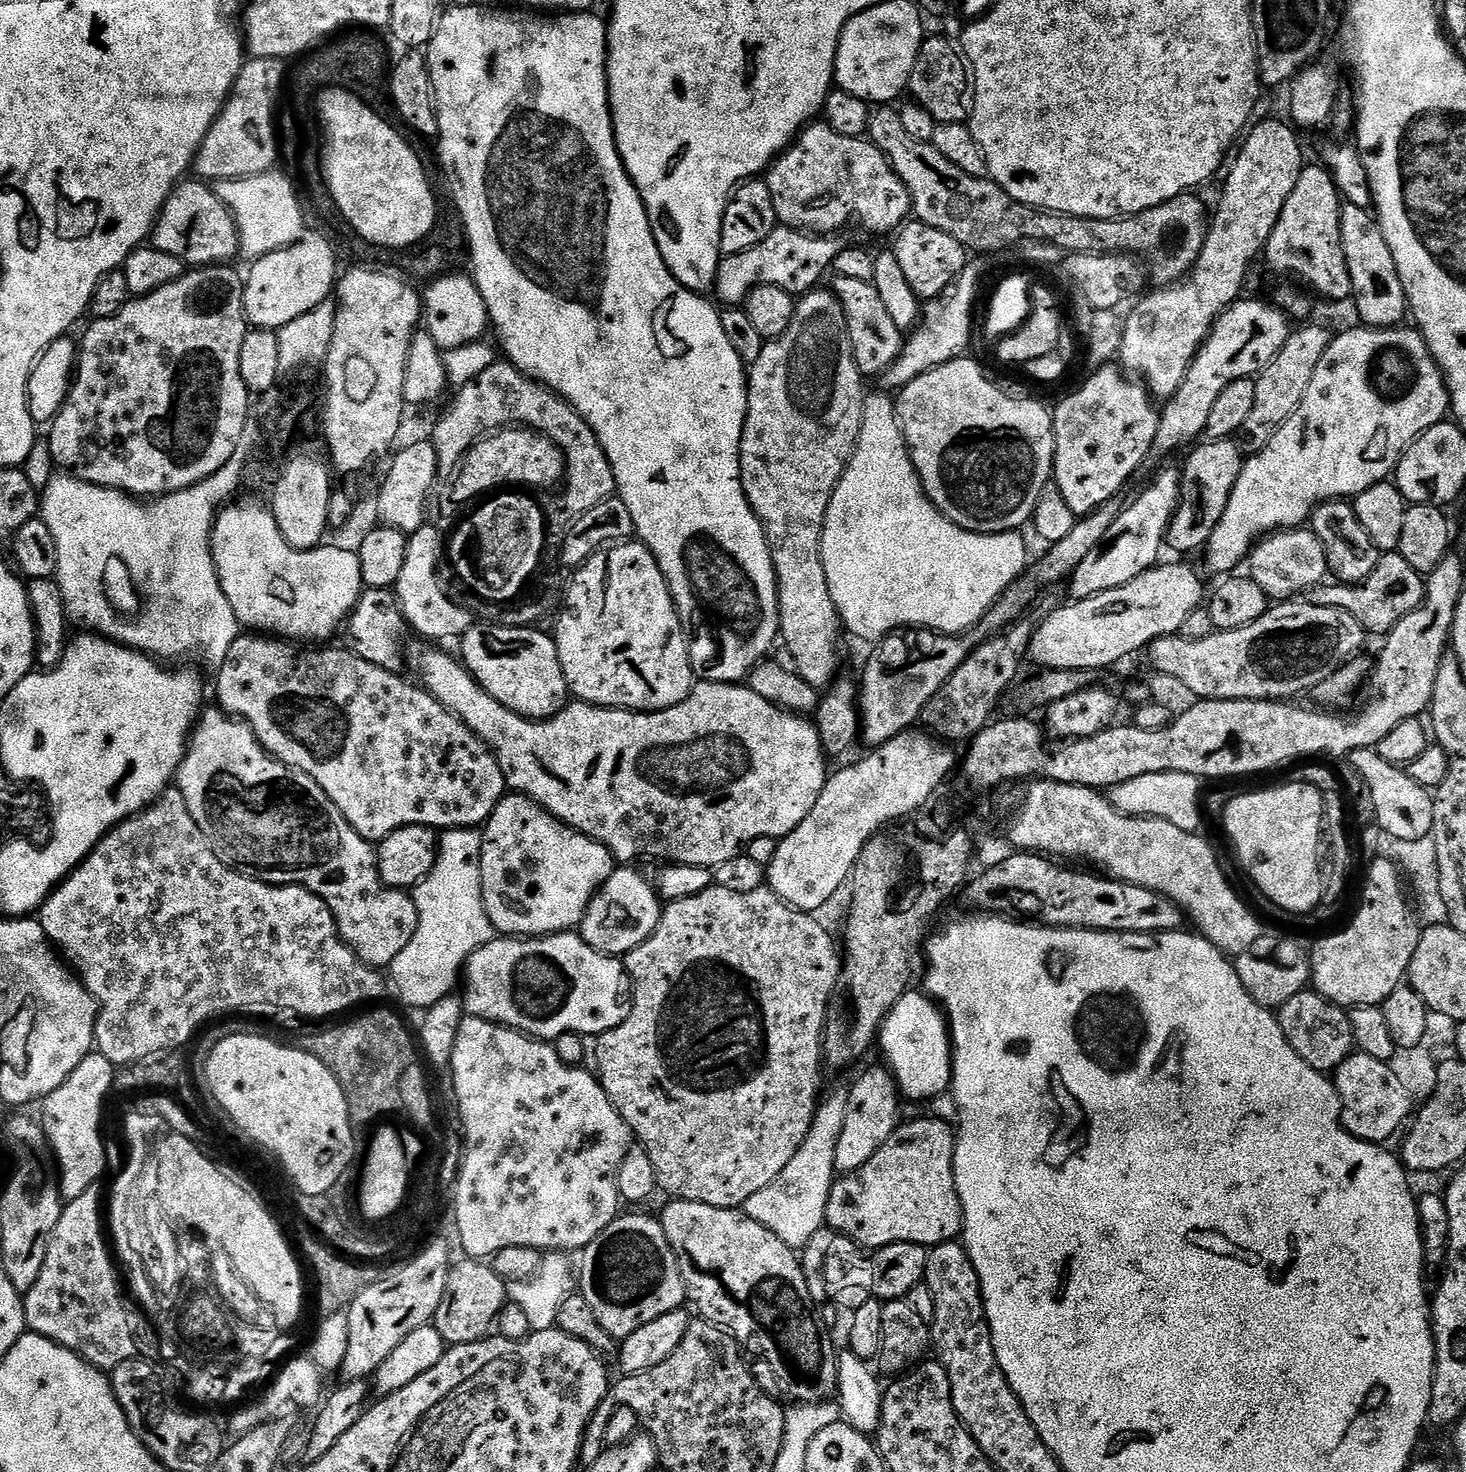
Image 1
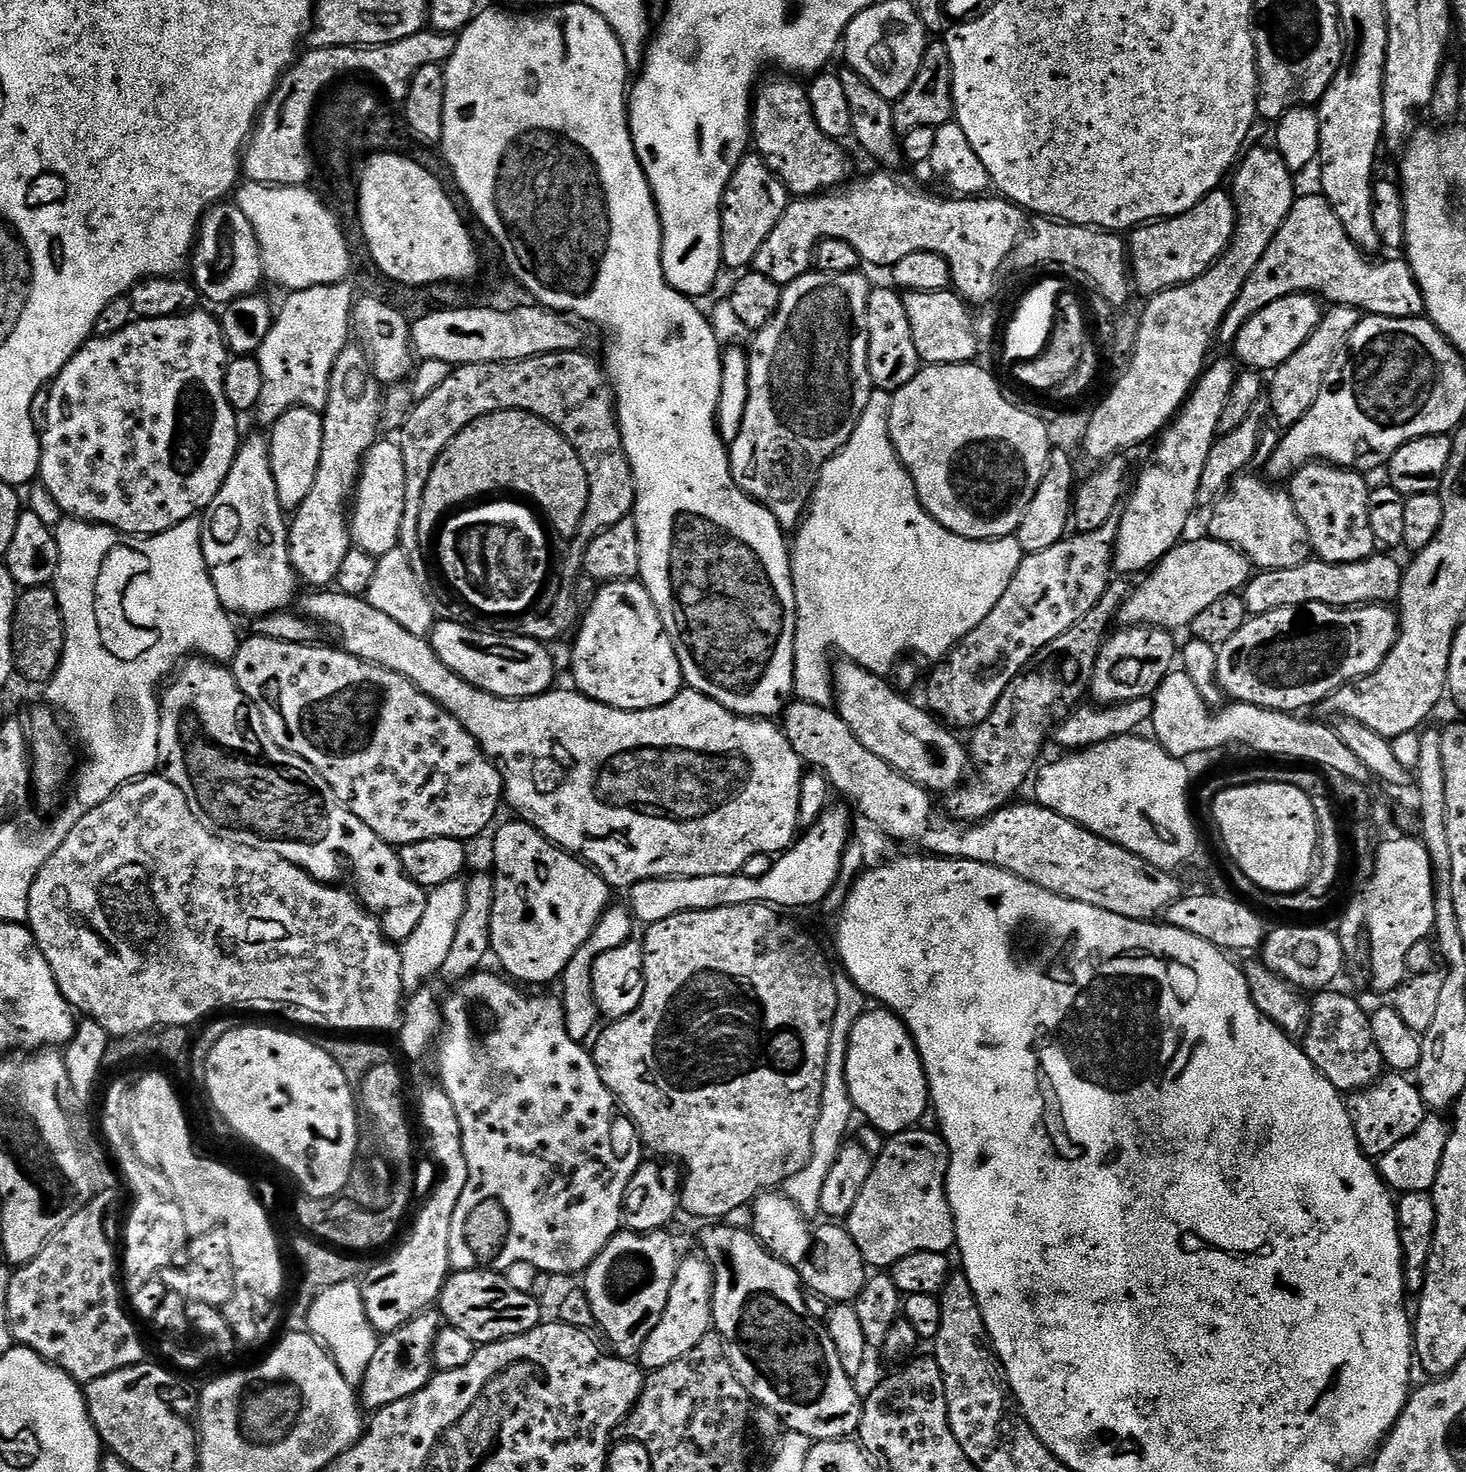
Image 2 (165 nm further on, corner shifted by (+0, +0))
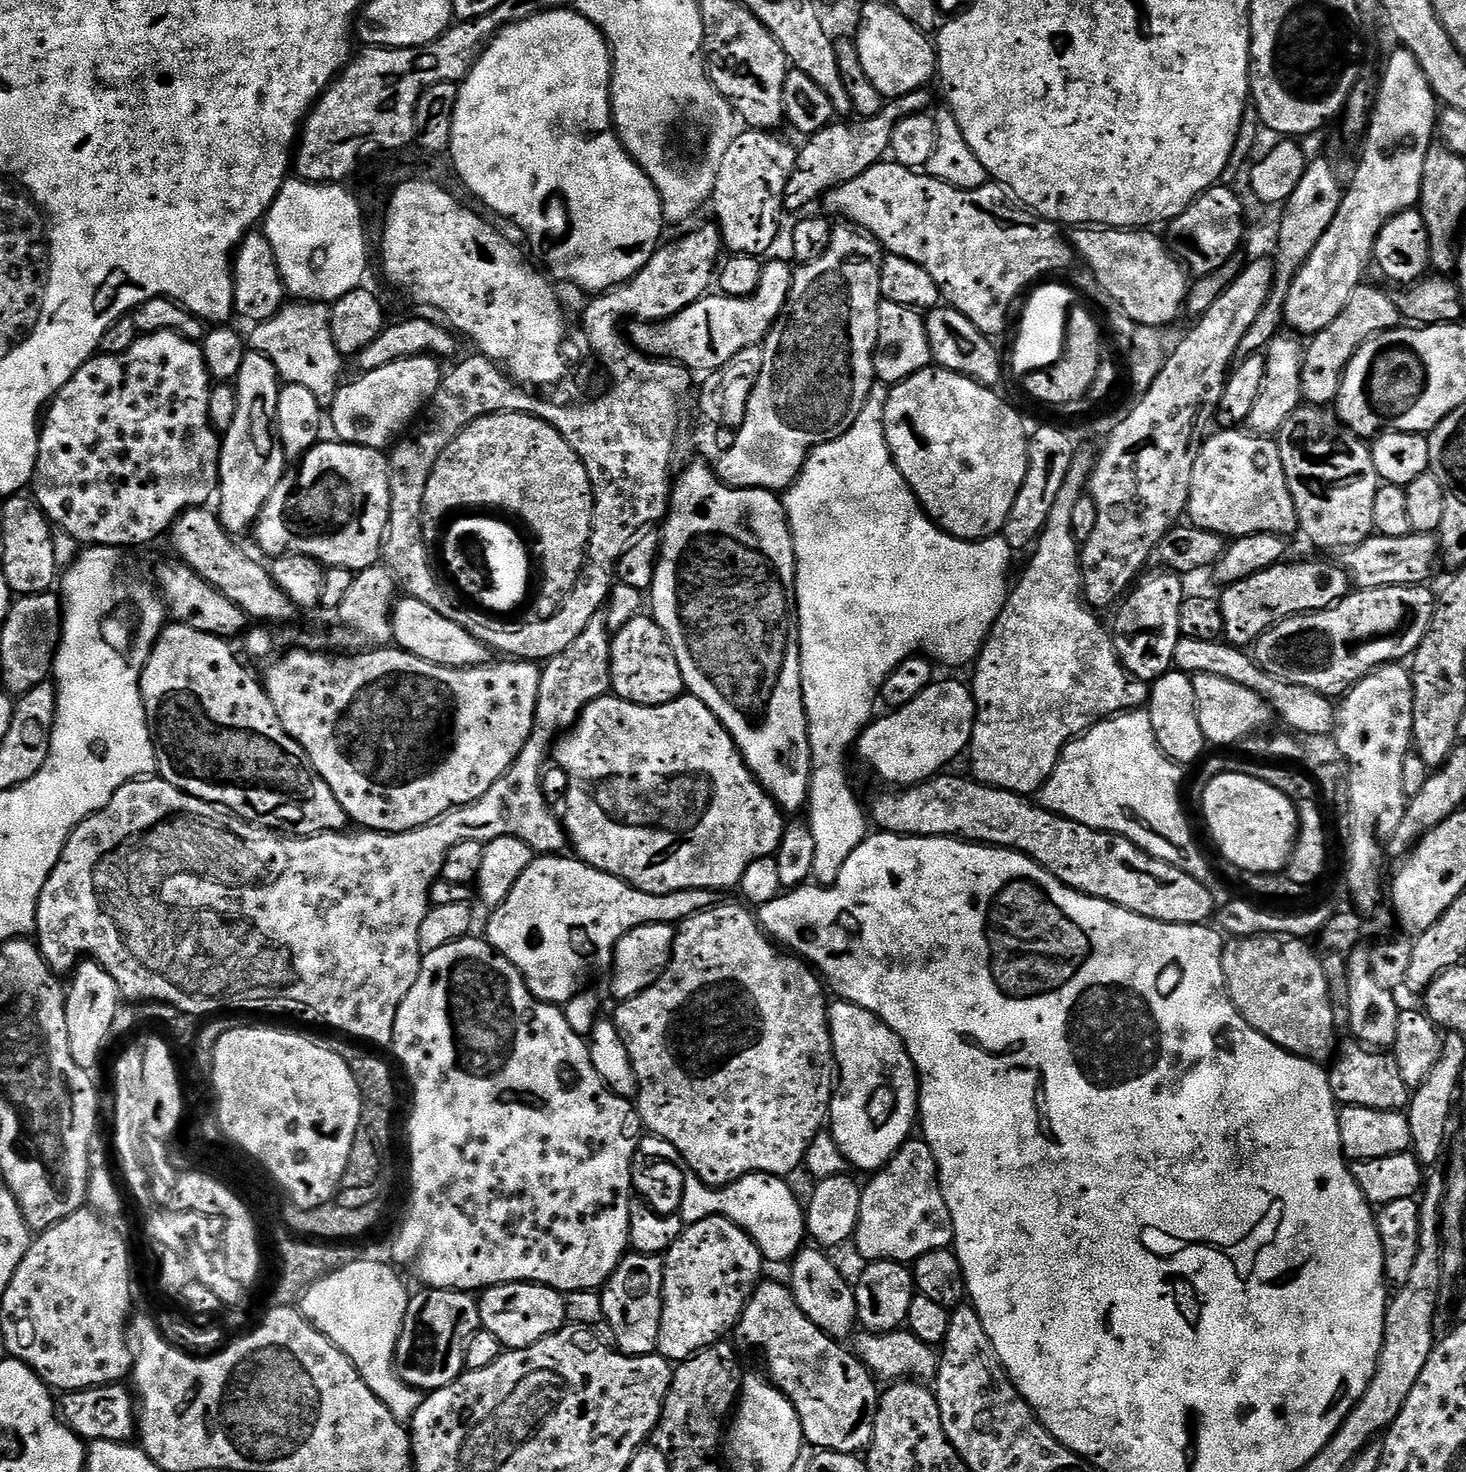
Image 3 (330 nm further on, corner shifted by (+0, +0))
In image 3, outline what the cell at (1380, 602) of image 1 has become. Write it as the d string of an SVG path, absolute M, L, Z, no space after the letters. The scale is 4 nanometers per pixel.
M1304 560L1301 564L1288 564L1281 562L1262 570L1258 574L1250 574L1245 580L1239 580L1227 585L1224 593L1219 593L1220 609L1222 610L1222 622L1224 623L1223 639L1227 643L1237 646L1255 645L1256 639L1266 630L1270 630L1278 622L1282 622L1291 616L1300 616L1303 612L1317 612L1326 610L1332 604L1338 604L1343 596L1353 591L1354 585L1348 579L1348 573L1339 563L1326 564L1322 560Z

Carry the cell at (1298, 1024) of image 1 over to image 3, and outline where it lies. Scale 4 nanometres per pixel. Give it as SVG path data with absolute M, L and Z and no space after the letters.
M1348 1038L1341 1048L1339 1045L1335 1049L1331 1064L1328 1081L1337 1105L1383 1112L1398 1112L1408 1108L1410 1089L1402 1078L1402 1070L1398 1070L1395 1056L1387 1051L1373 1050L1355 1038Z

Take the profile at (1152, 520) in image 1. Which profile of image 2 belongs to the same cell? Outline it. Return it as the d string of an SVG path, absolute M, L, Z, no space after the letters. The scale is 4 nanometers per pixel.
M1224 356L1218 357L1216 361L1213 359L1196 380L1180 411L1155 441L1156 449L1148 465L1141 470L1136 485L1133 488L1131 485L1132 497L1129 500L1127 497L1119 513L1116 547L1112 550L1112 563L1117 573L1145 573L1155 568L1170 549L1181 543L1185 535L1183 532L1188 528L1188 519L1200 500L1204 463L1206 458L1210 458L1210 450L1218 439L1222 406L1226 406L1226 398L1230 398L1230 390L1234 390L1237 371L1235 359L1227 360Z

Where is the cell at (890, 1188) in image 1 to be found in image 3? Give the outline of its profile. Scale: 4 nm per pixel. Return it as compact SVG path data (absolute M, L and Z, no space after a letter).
M909 1138L887 1166L869 1180L872 1181L863 1185L860 1194L854 1237L862 1258L868 1262L895 1260L897 1264L911 1265L922 1254L953 1247L954 1226L940 1189L938 1166L923 1138Z

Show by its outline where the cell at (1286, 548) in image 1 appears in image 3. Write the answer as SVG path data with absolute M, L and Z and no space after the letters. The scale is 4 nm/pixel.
M1226 428L1216 430L1212 437L1205 439L1200 445L1200 453L1194 462L1194 474L1190 478L1190 494L1188 495L1188 506L1186 516L1190 523L1196 528L1202 530L1210 530L1214 534L1225 538L1235 538L1237 536L1249 536L1250 534L1262 534L1269 532L1275 536L1291 537L1291 532L1297 531L1296 523L1296 507L1294 506L1294 498L1290 498L1290 486L1286 482L1286 474L1282 470L1282 458L1280 457L1280 445L1275 439L1267 436L1257 436L1247 430L1240 428Z

